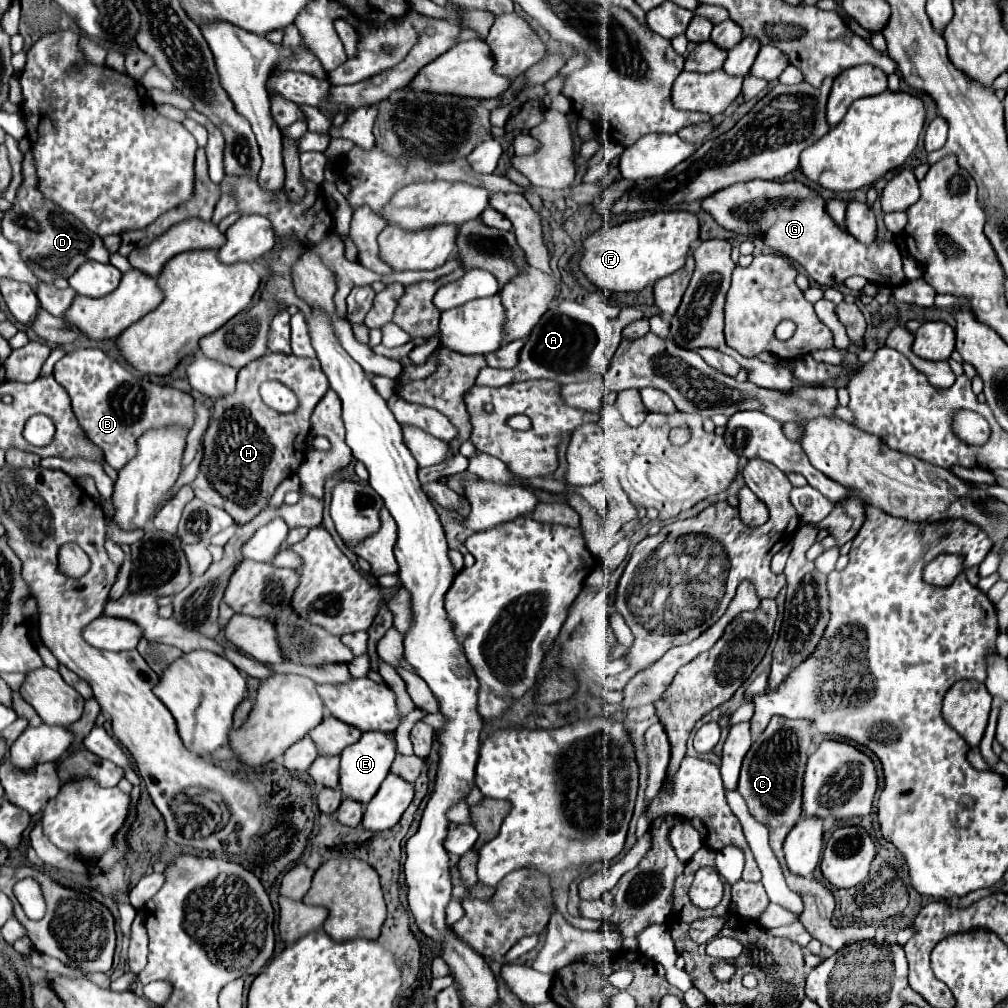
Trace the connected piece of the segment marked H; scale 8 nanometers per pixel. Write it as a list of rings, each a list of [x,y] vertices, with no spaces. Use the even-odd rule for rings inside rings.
[[[265,353],[263,357],[247,363],[237,377],[237,389],[231,395],[219,397],[213,405],[211,413],[211,423],[201,437],[203,443],[203,459],[199,467],[199,475],[191,483],[195,497],[203,499],[205,503],[211,503],[215,507],[223,507],[239,525],[251,521],[259,511],[263,511],[269,503],[269,497],[273,495],[275,487],[293,475],[299,465],[305,459],[305,449],[307,449],[307,437],[311,433],[311,413],[319,399],[329,391],[327,375],[319,367],[317,359],[301,359],[295,355],[283,355],[283,353]],[[263,381],[281,381],[283,385],[291,387],[295,395],[299,397],[299,409],[295,413],[277,413],[275,409],[267,407],[259,395],[259,387]]]

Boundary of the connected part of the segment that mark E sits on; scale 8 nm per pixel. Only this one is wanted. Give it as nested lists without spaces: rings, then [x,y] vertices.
[[[381,731],[363,733],[357,743],[353,743],[351,747],[347,747],[341,753],[339,787],[341,787],[343,795],[351,797],[355,801],[361,801],[361,803],[369,803],[375,797],[375,793],[379,791],[383,779],[387,777],[395,755],[397,755],[397,743],[393,737],[389,737],[387,733],[381,733]]]

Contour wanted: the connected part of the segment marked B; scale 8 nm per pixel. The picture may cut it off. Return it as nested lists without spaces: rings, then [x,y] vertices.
[[[75,349],[55,363],[55,379],[71,397],[75,417],[85,435],[105,453],[113,469],[121,469],[135,457],[135,441],[147,429],[165,425],[193,425],[193,397],[171,387],[161,387],[127,371],[101,349]]]

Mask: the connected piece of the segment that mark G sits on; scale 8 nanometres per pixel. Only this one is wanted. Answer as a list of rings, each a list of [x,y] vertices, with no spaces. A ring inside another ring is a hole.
[[[799,181],[737,183],[703,199],[703,209],[725,229],[751,239],[763,239],[767,247],[799,263],[821,287],[837,287],[851,275],[861,275],[869,283],[883,287],[899,287],[907,283],[895,241],[875,239],[875,243],[859,243],[829,217],[825,199]]]

